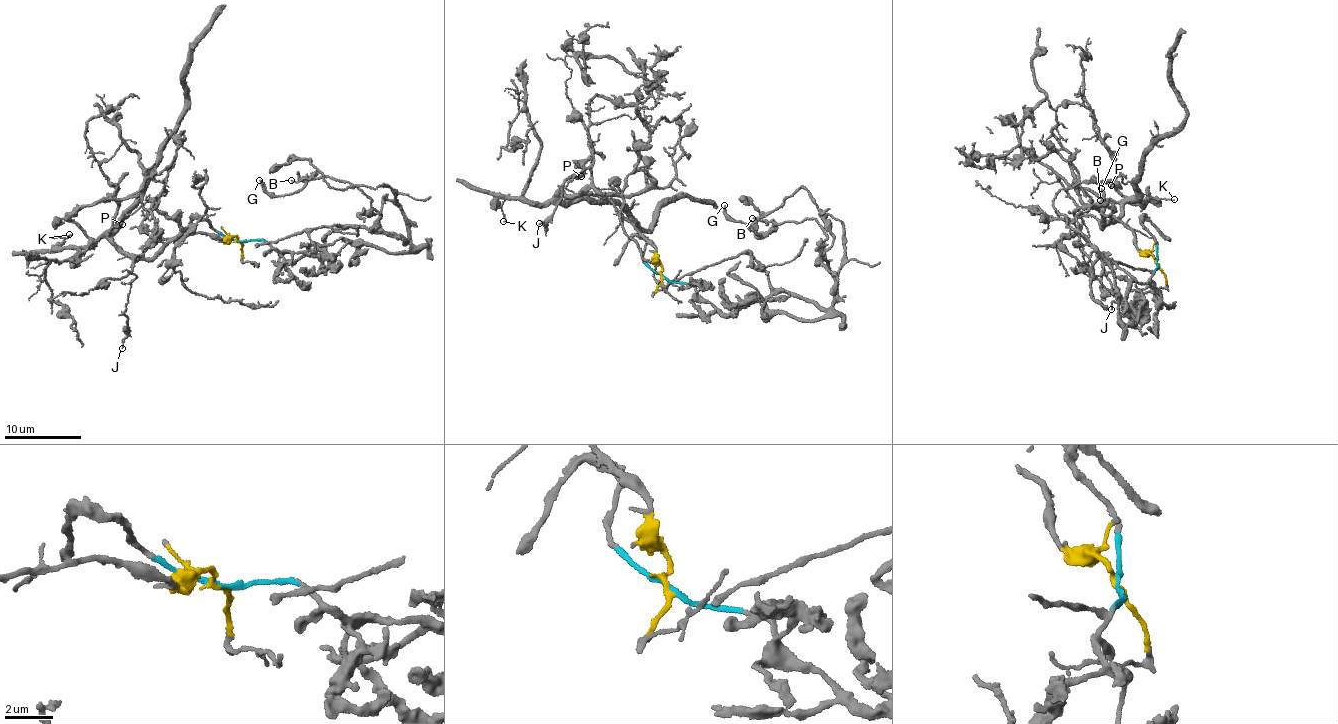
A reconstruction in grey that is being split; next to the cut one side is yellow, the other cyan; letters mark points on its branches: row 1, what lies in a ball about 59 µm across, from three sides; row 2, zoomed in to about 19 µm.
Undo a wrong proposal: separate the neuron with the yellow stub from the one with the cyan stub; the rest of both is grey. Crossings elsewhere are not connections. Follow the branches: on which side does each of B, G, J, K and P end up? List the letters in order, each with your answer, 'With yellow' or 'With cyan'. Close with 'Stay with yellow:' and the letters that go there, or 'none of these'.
B: With cyan
G: With cyan
J: With yellow
K: With yellow
P: With yellow
Stay with yellow: J, K, P

